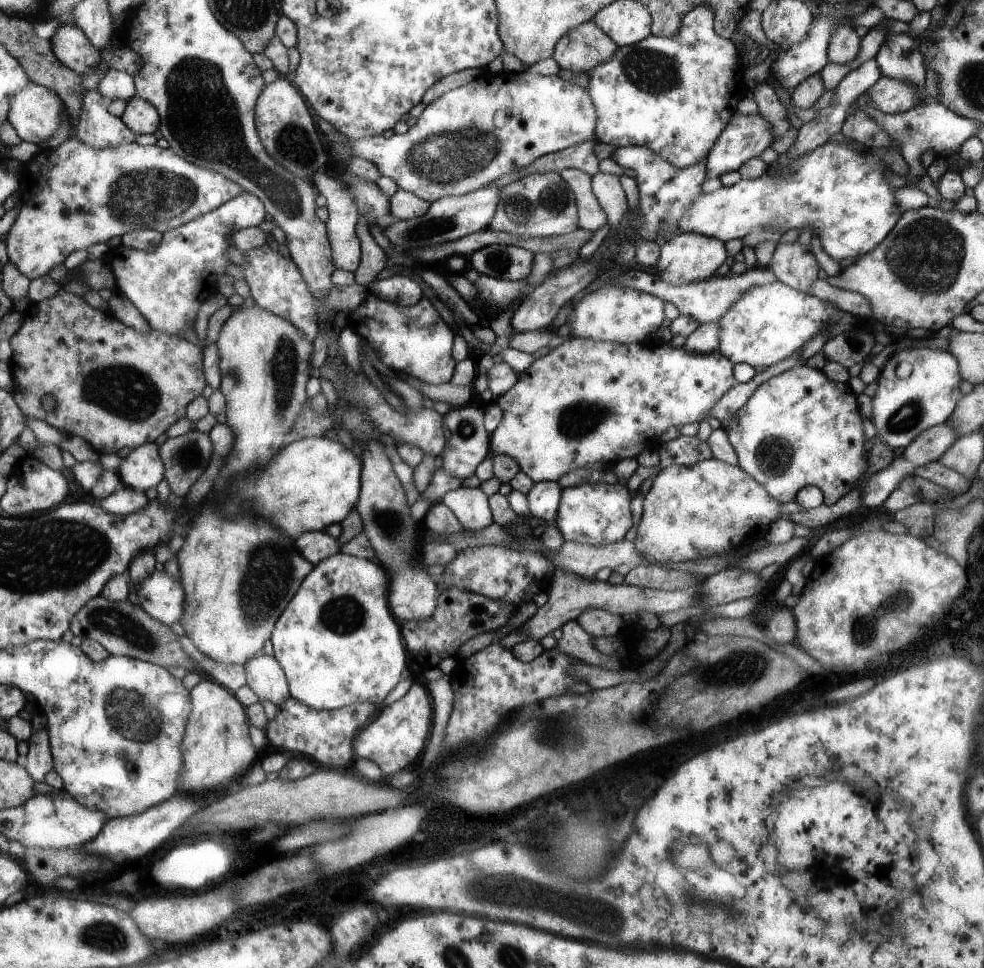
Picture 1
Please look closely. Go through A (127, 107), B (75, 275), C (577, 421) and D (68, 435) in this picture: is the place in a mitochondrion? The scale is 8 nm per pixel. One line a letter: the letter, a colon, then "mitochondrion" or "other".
A: other
B: other
C: mitochondrion
D: other

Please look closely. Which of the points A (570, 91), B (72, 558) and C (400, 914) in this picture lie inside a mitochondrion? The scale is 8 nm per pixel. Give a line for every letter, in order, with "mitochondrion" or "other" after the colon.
A: other
B: mitochondrion
C: other

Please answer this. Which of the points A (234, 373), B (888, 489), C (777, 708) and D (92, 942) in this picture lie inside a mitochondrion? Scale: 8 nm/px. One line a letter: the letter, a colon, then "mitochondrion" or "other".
A: mitochondrion
B: other
C: other
D: mitochondrion

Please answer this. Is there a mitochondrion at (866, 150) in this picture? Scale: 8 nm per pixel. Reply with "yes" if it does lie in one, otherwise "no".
no

